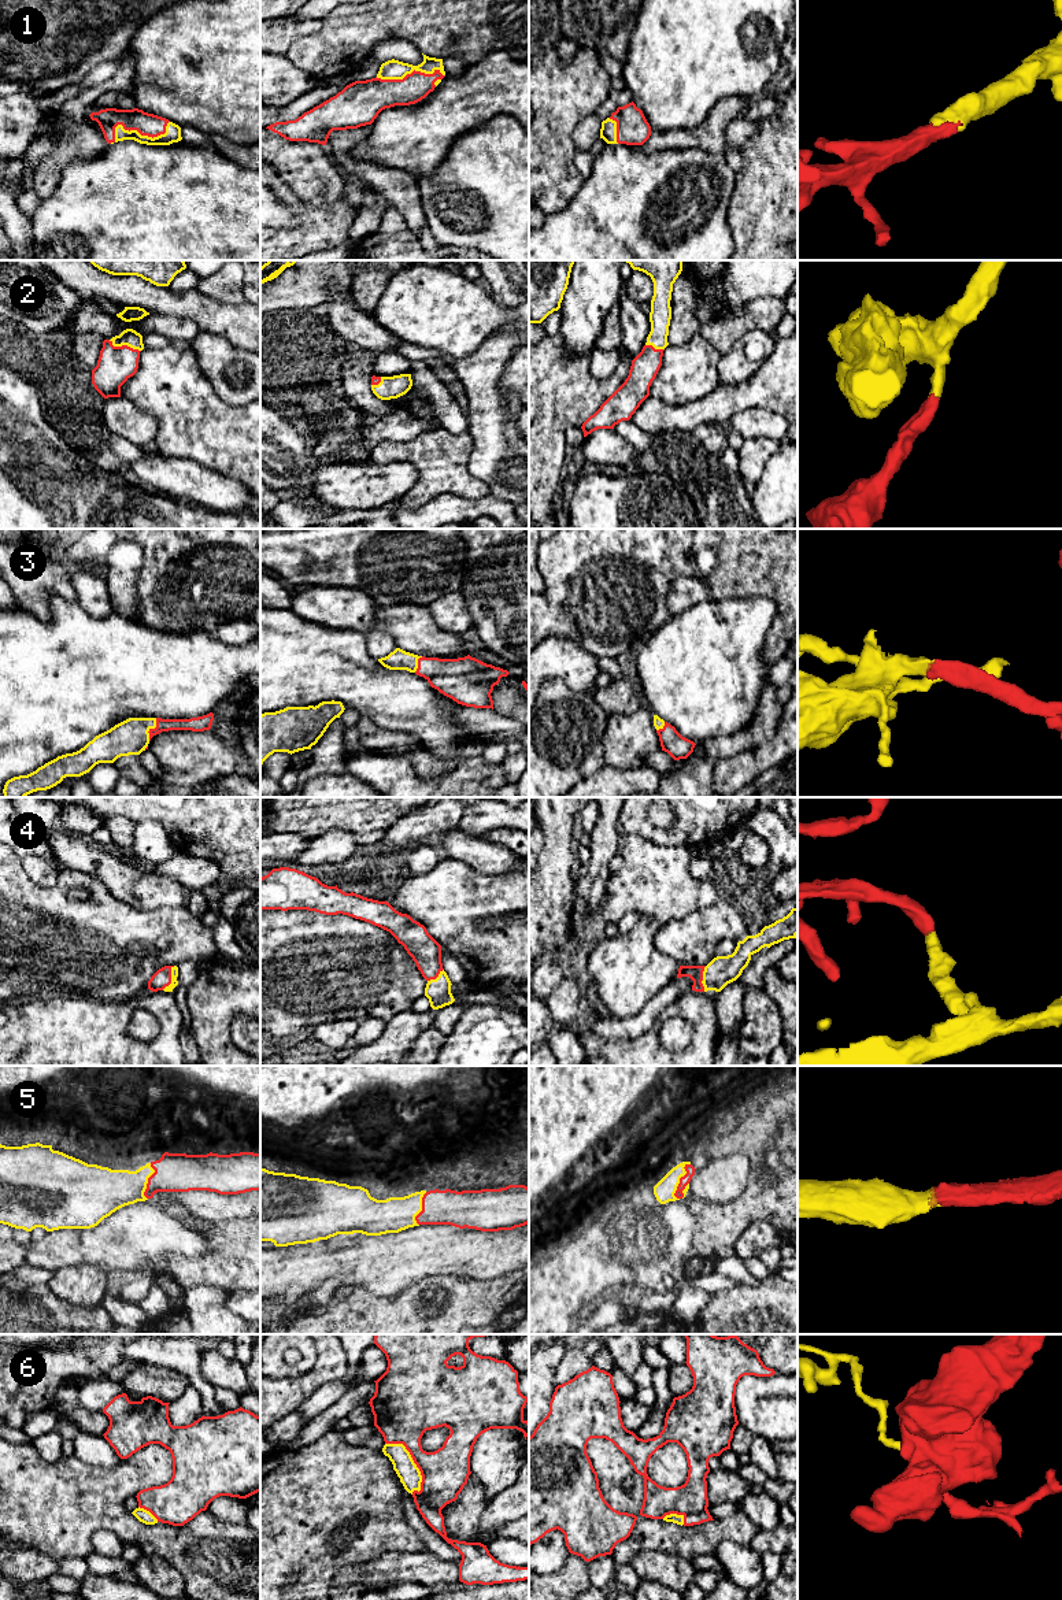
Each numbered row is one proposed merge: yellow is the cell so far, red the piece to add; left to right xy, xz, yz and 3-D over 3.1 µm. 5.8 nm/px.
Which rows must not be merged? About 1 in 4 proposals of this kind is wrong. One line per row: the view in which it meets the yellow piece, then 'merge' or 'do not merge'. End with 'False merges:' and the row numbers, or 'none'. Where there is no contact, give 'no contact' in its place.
1: meets yellow in xy; merge
2: meets yellow in xy; merge
3: meets yellow in xy; merge
4: meets yellow in xy; merge
5: meets yellow in yz; merge
6: meets yellow in xz; do not merge
False merges: 6

